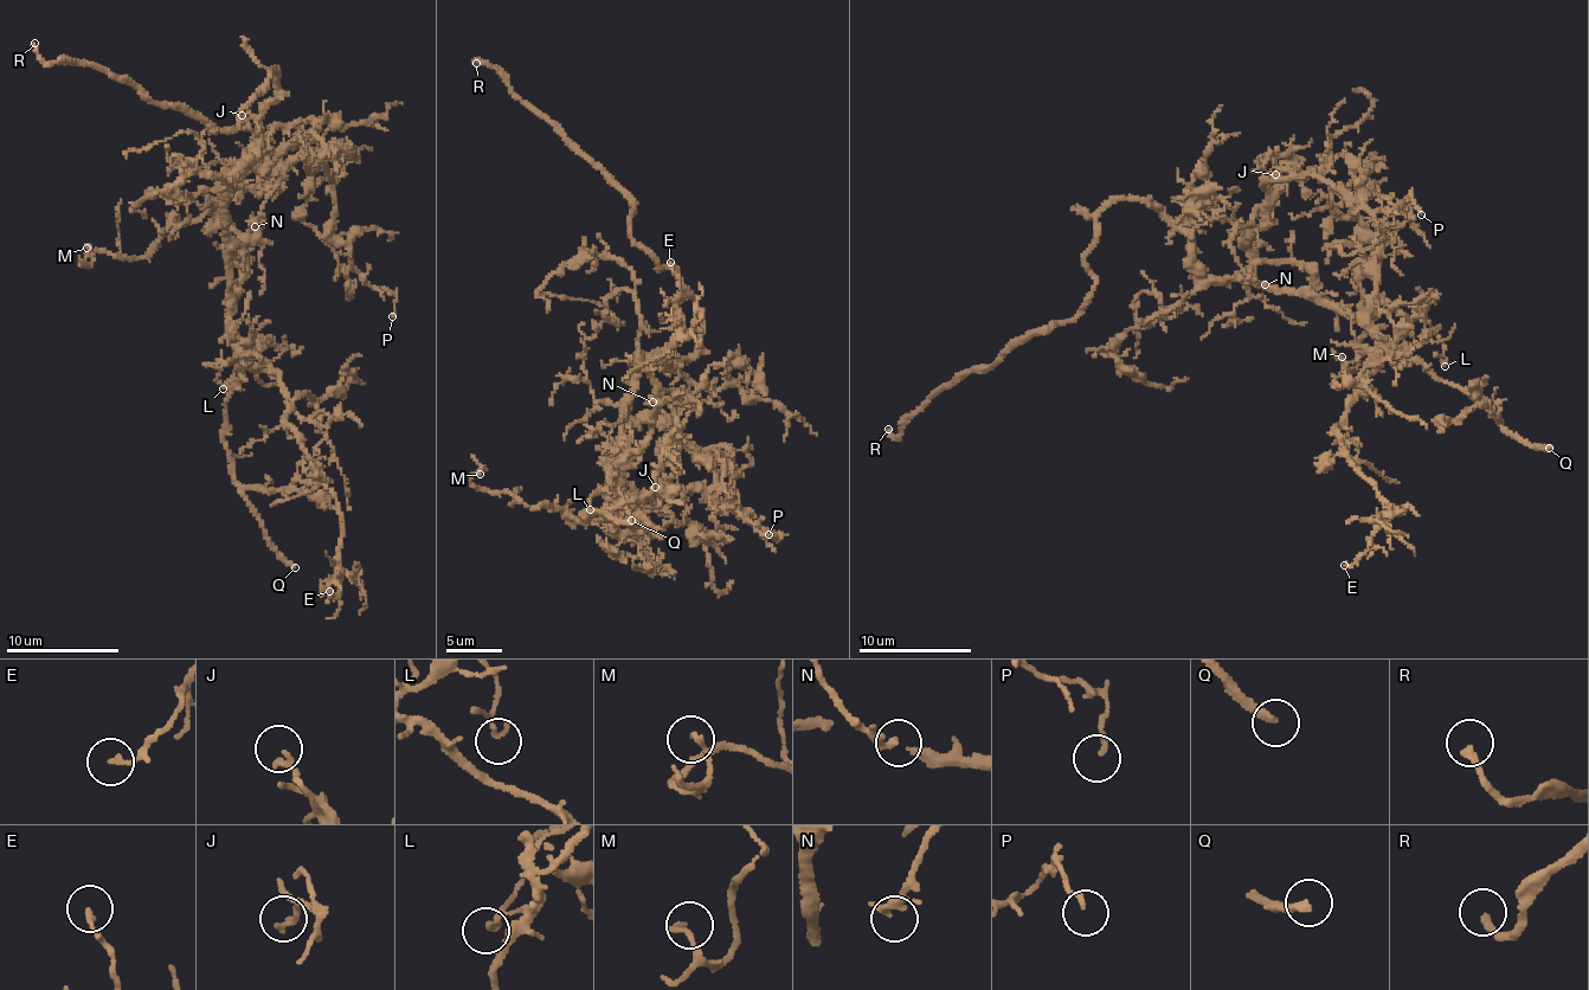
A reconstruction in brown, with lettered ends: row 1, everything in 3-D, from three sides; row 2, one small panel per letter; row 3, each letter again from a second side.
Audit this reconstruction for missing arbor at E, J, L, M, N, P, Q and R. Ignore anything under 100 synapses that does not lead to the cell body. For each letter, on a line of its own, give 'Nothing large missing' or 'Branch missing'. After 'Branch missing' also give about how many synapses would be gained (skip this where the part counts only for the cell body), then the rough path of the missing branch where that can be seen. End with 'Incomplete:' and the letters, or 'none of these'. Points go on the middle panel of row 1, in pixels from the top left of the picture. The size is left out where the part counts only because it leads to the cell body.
E: Nothing large missing
J: Nothing large missing
L: Nothing large missing
M: Nothing large missing
N: Nothing large missing
P: Nothing large missing
Q: Branch missing
R: Branch missing. Roughly 110 synapses
Incomplete: Q, R

